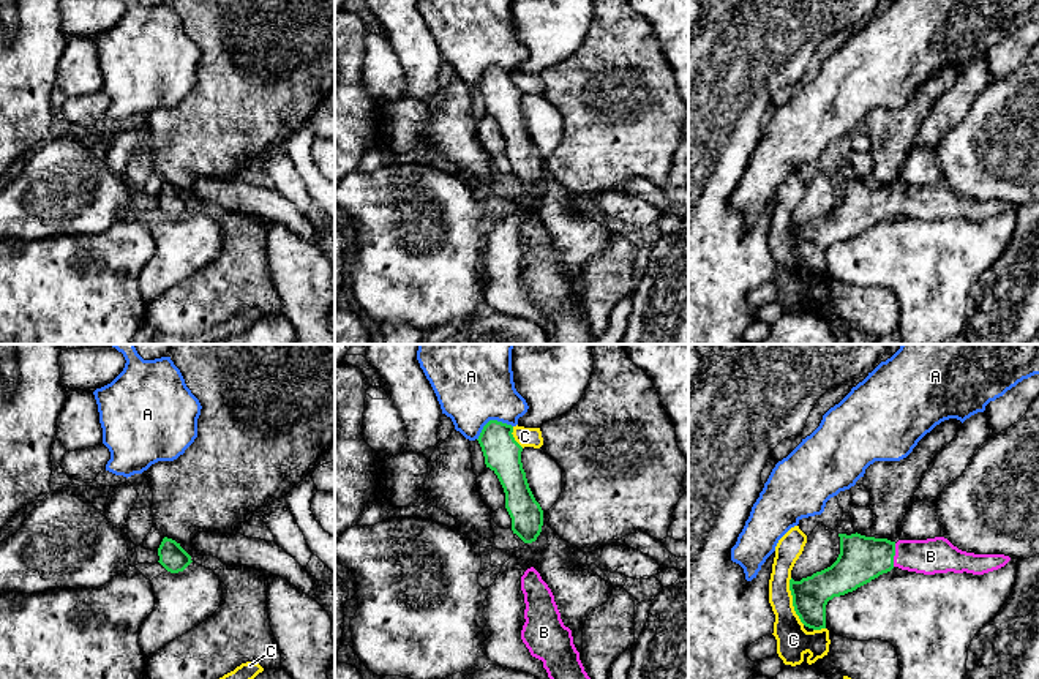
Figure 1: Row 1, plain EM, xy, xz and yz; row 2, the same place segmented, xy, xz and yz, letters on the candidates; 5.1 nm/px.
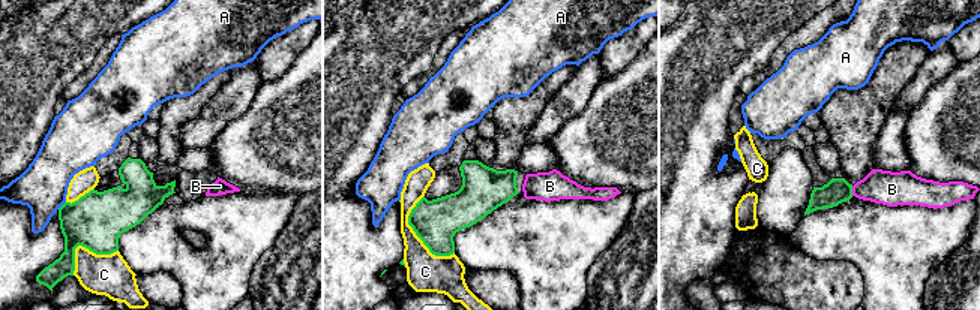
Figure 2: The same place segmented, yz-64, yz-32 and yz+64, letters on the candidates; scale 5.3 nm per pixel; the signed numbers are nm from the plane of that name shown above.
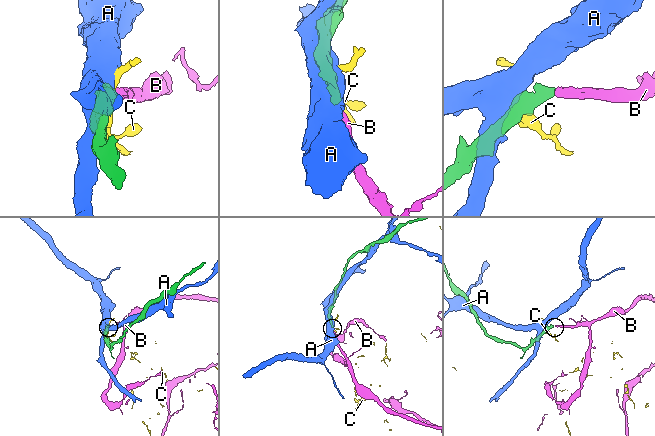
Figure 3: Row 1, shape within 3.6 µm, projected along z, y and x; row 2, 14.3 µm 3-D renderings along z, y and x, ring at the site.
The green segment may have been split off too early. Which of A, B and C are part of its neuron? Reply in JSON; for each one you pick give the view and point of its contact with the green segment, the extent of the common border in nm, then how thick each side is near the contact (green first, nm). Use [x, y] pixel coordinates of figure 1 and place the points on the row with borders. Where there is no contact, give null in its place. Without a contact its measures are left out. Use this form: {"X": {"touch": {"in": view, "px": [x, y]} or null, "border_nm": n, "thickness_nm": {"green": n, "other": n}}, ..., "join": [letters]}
{"B": {"touch": {"in": "yz", "px": [894, 555]}, "border_nm": 120, "thickness_nm": {"green": 240, "other": 180}}, "join": ["B"]}

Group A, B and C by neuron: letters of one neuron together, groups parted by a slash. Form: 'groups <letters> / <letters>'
groups A / B / C

